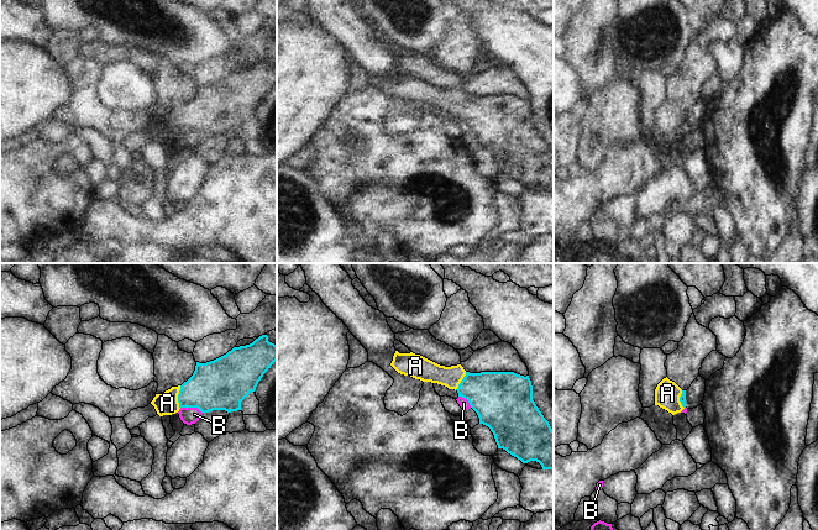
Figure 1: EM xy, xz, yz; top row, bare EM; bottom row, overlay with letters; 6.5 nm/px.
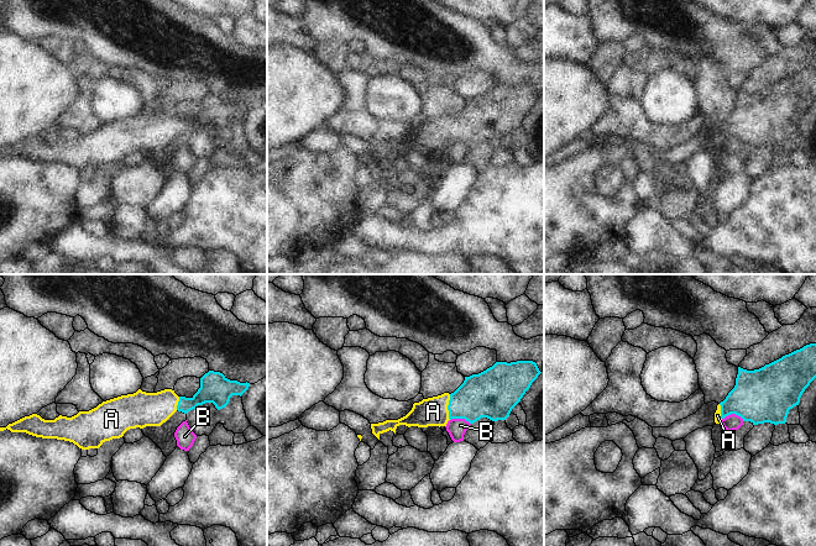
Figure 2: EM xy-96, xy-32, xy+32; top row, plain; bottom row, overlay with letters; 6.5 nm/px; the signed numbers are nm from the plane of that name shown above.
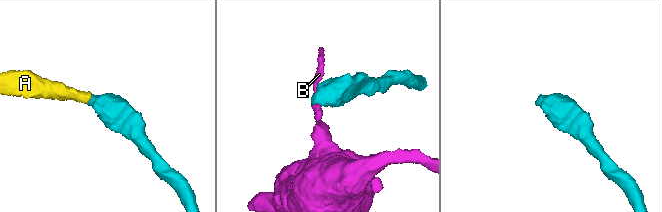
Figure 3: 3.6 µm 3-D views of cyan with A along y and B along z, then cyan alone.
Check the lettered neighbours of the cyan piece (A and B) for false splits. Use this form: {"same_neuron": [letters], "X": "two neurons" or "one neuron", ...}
{"same_neuron": ["A"], "A": "one neuron", "B": "two neurons"}

